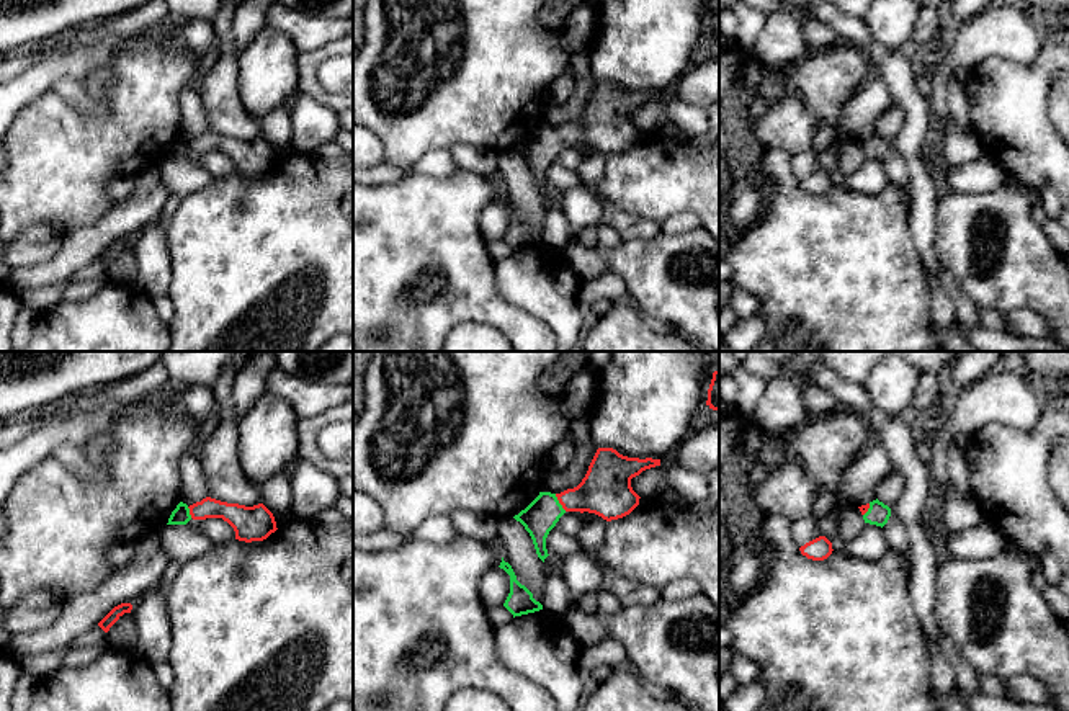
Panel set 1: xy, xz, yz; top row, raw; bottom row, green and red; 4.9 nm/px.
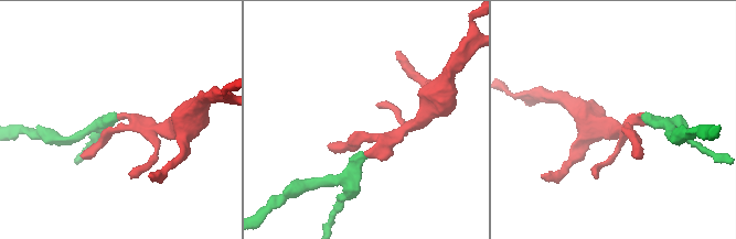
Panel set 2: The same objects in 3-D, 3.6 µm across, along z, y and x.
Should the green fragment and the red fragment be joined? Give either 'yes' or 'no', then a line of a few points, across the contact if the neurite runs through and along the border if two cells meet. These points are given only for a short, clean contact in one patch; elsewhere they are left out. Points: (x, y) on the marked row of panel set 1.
yes | xz (540, 517), (558, 502), (582, 499), (605, 491)

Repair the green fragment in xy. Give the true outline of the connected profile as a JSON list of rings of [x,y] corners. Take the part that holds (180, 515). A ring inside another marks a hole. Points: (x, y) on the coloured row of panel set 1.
[[[211,497],[190,507],[180,502],[172,512],[167,525],[186,525],[191,518],[222,518],[234,528],[235,539],[245,543],[263,541],[278,530],[273,513],[263,503],[245,507]]]

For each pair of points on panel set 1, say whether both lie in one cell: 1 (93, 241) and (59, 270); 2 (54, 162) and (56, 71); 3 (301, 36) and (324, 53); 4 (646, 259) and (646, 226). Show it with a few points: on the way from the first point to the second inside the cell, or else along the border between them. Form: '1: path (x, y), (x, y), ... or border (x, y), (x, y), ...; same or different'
1: path (85, 245), (67, 262); same
2: border (51, 89), (20, 111); different
3: border (335, 38), (299, 54); different
4: border (661, 232), (648, 239), (623, 241); different

